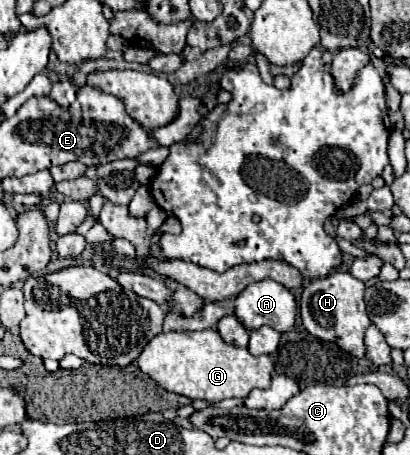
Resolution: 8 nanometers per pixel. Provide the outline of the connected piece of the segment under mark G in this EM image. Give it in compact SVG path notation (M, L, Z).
M214 329L160 333L144 347L136 363L156 383L164 385L164 389L210 403L218 403L228 397L244 399L256 387L268 389L274 371L274 363L268 355L254 357L248 353L248 349L228 345Z

